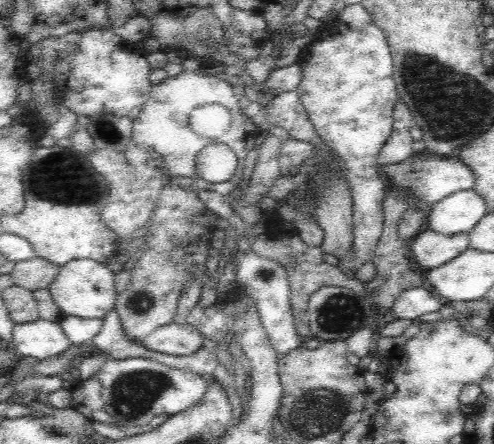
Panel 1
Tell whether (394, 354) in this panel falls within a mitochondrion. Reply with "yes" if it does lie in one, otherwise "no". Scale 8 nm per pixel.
no

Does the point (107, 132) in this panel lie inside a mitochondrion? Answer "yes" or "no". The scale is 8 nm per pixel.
yes

